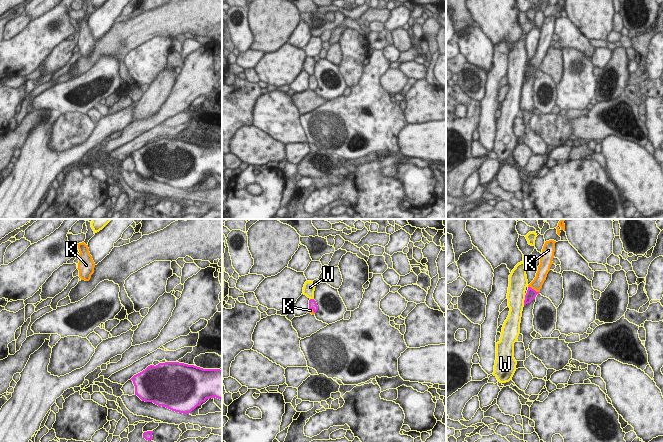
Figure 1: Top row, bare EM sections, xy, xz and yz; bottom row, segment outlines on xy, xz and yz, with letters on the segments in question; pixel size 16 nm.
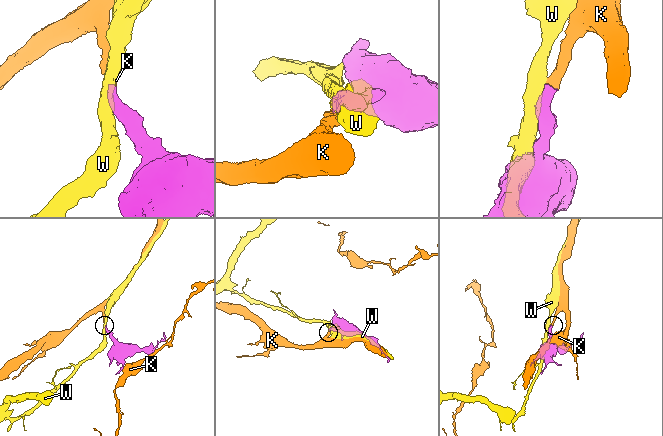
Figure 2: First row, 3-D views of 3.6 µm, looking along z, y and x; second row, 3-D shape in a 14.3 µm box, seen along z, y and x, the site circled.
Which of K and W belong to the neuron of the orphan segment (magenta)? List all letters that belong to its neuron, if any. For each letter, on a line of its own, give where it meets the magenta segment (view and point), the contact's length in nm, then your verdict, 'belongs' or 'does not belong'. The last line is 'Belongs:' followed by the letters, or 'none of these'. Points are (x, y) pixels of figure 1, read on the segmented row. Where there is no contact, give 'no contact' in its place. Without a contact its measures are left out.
K: meets magenta in yz at (533, 289); contact 220 nm long; belongs
W: meets magenta in yz at (524, 300); contact 160 nm long; does not belong
Belongs: K

